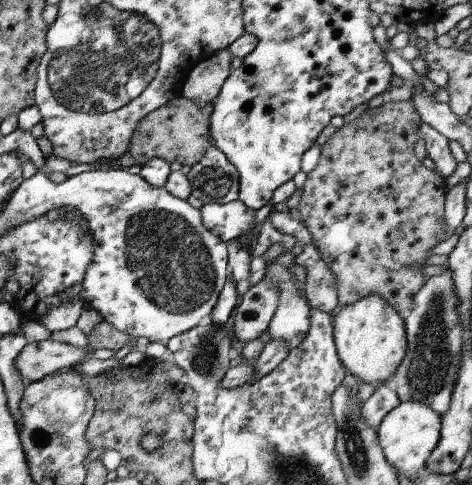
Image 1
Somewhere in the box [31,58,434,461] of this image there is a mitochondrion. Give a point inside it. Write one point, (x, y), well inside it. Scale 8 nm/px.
(171, 264)

